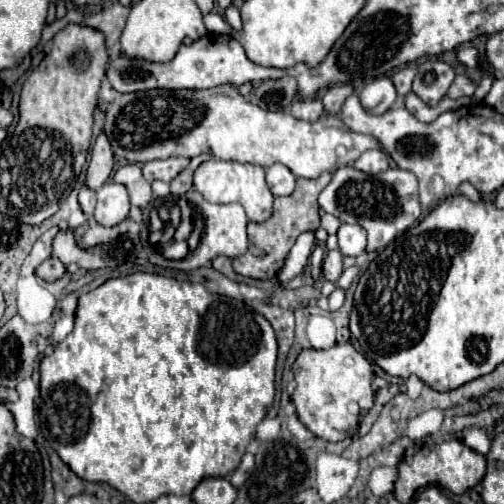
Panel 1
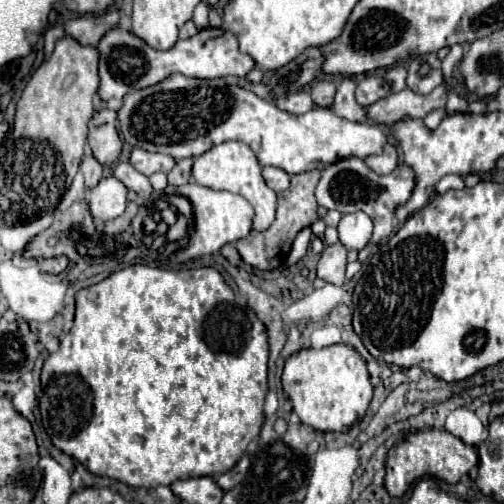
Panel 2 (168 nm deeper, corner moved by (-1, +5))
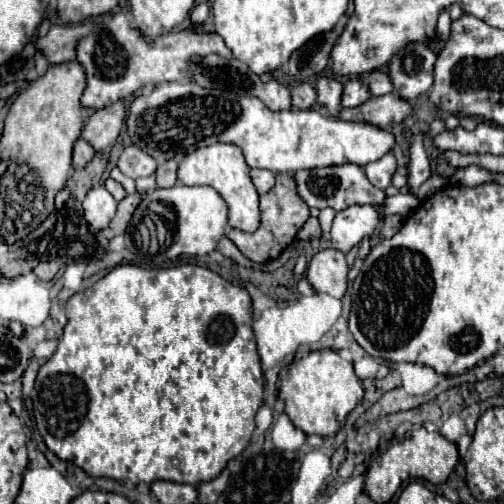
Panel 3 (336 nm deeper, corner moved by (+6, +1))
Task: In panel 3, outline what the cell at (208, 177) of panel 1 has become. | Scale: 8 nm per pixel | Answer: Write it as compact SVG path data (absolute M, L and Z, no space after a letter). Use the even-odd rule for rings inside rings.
M212 144L198 148L192 154L186 154L178 166L178 180L186 186L212 186L228 206L228 226L244 232L256 230L260 226L260 208L258 192L250 180L250 168L242 156L242 150L234 144Z

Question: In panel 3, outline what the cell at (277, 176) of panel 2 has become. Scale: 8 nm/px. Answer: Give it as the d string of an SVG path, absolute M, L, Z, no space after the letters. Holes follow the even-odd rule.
M250 170L250 178L258 194L266 194L274 186L274 172L270 170Z

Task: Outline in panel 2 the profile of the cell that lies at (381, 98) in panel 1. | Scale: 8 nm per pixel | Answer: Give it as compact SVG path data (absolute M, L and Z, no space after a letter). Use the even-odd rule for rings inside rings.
M365 76L359 84L357 84L357 94L355 94L355 98L357 98L357 102L361 104L361 106L371 106L371 104L375 104L375 102L379 102L381 98L385 98L385 96L389 96L391 94L391 84L385 80L385 78L381 78L381 76Z

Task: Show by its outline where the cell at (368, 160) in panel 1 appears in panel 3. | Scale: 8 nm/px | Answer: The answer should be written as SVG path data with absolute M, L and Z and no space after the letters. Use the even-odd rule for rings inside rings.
M388 152L386 156L382 156L380 160L376 162L370 162L366 168L364 168L368 180L376 186L376 188L388 188L390 182L392 182L392 174L396 172L396 158L392 152Z

